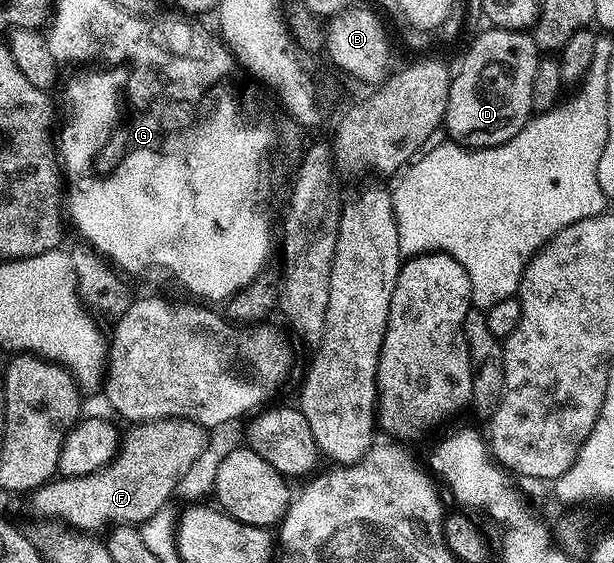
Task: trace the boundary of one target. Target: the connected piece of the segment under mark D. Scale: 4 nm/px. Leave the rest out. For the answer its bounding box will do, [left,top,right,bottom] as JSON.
[443,27,539,148]

